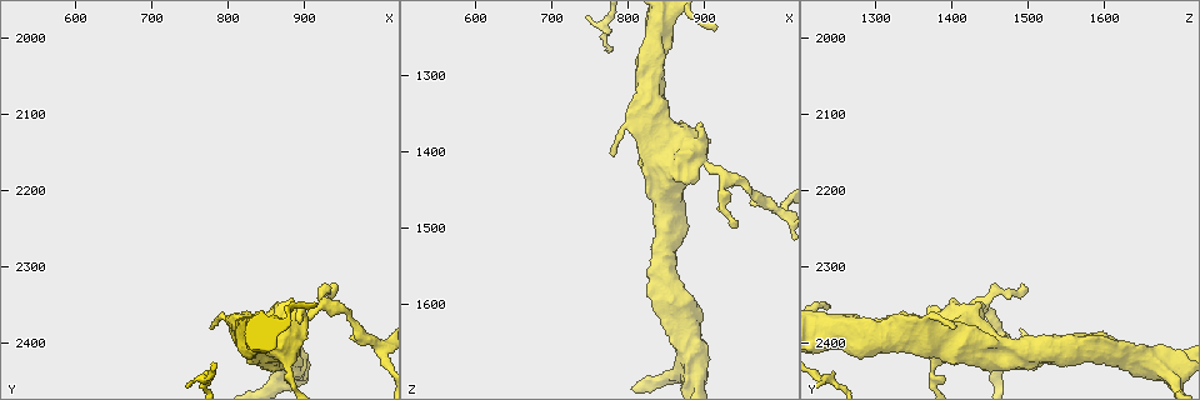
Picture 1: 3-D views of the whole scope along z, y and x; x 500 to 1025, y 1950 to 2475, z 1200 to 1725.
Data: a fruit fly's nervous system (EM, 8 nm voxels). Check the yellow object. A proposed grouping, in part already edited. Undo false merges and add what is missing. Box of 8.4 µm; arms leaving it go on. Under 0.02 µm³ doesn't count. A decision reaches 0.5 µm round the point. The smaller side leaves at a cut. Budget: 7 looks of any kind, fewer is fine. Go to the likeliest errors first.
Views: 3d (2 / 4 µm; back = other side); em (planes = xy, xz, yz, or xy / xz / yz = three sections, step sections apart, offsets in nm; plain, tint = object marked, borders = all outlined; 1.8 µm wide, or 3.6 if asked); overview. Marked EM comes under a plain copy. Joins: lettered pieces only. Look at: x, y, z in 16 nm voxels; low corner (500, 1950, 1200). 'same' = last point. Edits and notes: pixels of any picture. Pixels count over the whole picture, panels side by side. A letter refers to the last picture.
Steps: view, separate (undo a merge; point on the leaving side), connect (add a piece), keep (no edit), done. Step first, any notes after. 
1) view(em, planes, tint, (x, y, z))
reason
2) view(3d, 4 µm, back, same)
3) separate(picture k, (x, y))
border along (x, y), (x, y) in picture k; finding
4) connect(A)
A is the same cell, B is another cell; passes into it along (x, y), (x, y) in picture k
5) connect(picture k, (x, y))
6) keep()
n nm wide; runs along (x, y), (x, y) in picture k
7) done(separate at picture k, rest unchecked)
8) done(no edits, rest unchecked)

view(3d, 4 µm, (940, 2335, 1500))
tapers out

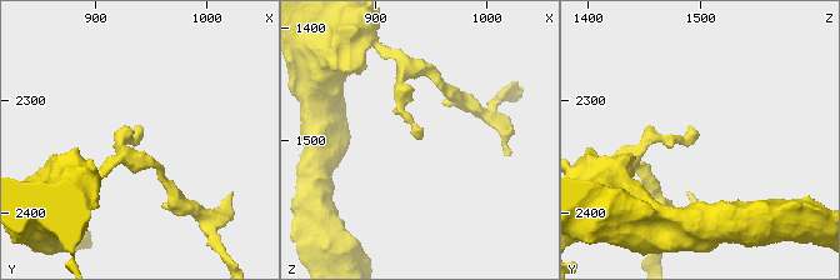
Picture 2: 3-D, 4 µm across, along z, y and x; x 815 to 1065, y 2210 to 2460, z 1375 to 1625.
view(em, yz, step 16, tint, (944, 2328, 1498))

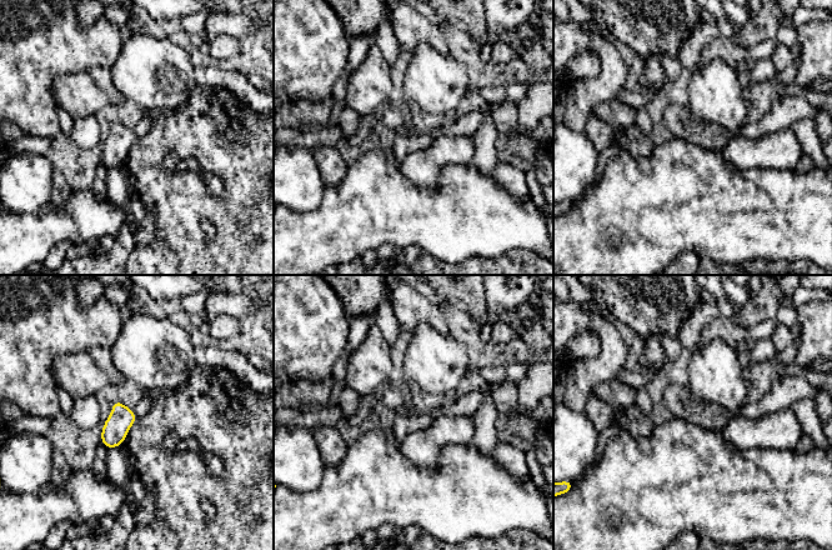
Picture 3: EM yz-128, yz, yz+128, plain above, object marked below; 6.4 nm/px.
view(em, planes, borders, same)

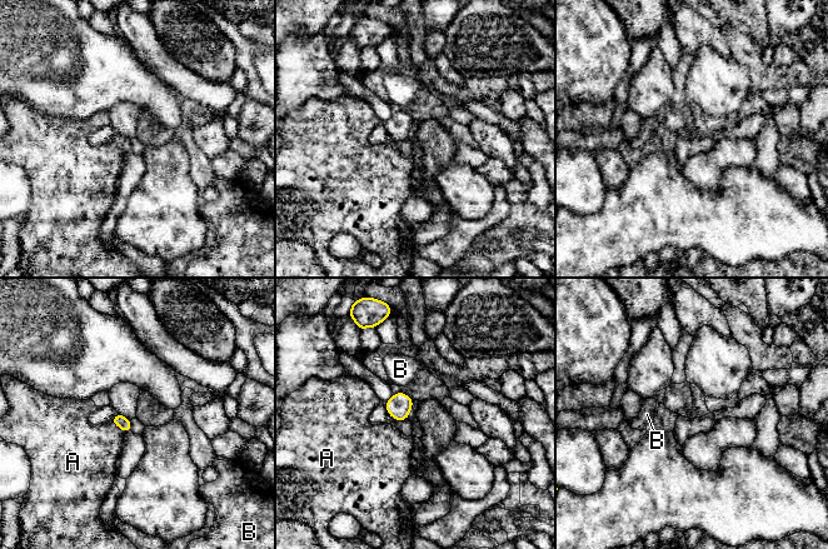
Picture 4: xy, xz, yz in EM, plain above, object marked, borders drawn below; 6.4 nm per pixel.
keep()
A and B are other cells; no lettered piece goes on from it

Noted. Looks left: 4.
view(3d, 4 µm, (915, 2350, 1240))
long arm stops here

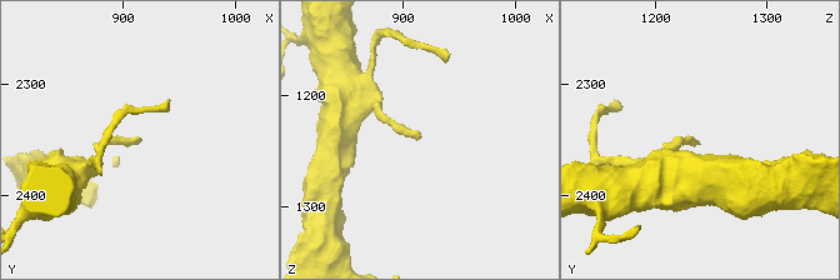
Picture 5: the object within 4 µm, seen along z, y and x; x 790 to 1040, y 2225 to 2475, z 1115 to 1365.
view(em, planes, borders, (914, 2350, 1240))
shape alone is not enough

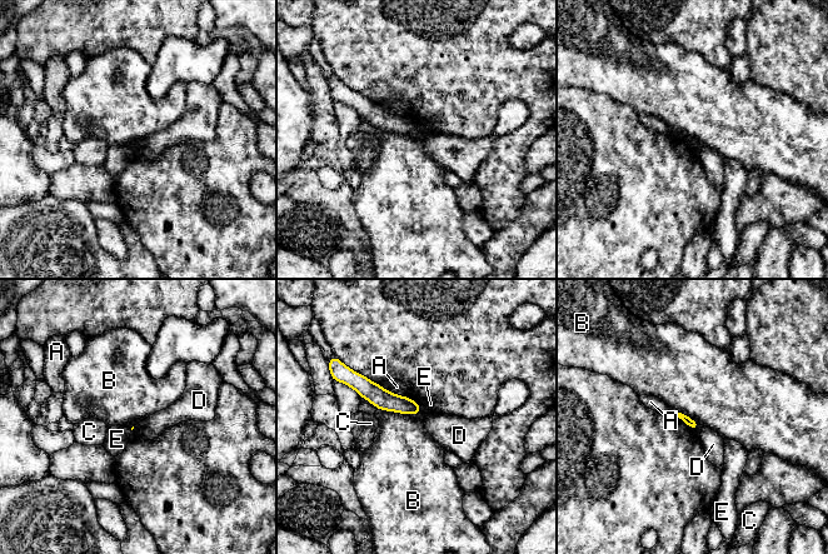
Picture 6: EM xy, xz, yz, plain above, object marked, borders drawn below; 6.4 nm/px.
keep()
A, B, C, D and E are other cells; runs along (353, 380), (382, 399), (417, 410) in picture 6; none of them fits

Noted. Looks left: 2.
view(3d, 4 µm, back, (775, 2380, 1405))
tapers out

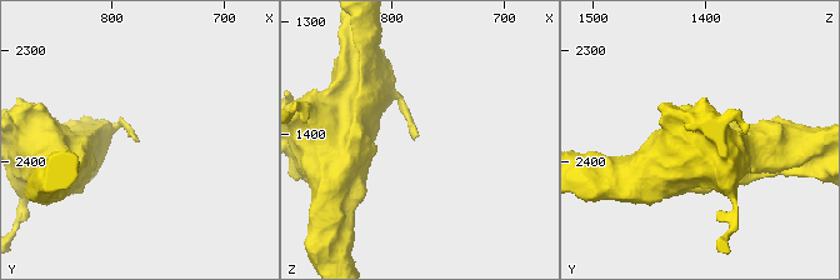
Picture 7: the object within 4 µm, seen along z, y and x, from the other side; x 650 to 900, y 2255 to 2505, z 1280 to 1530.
view(em, planes, borders, (776, 2380, 1400))

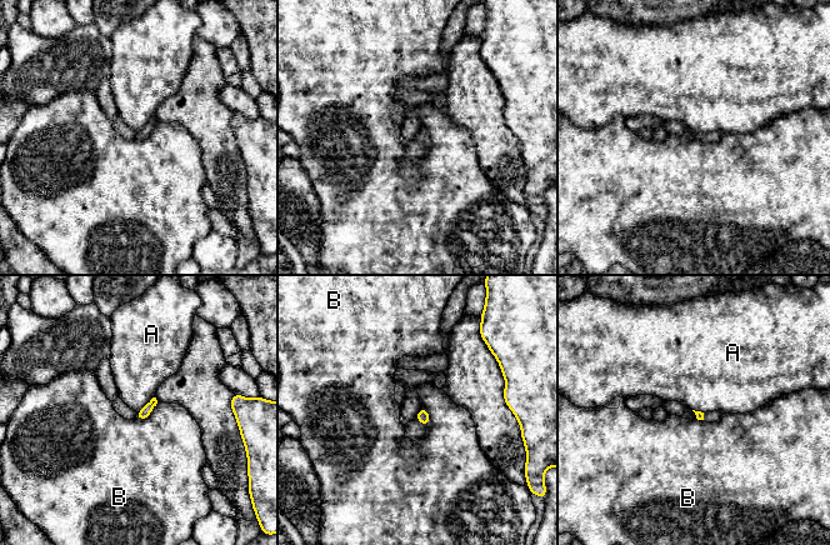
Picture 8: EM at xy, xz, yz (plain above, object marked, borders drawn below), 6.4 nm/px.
keep()
A and B are other cells; border along (154, 396), (136, 411) in picture 8; none of them fits

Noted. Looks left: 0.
done(no edits, rest unchecked)

